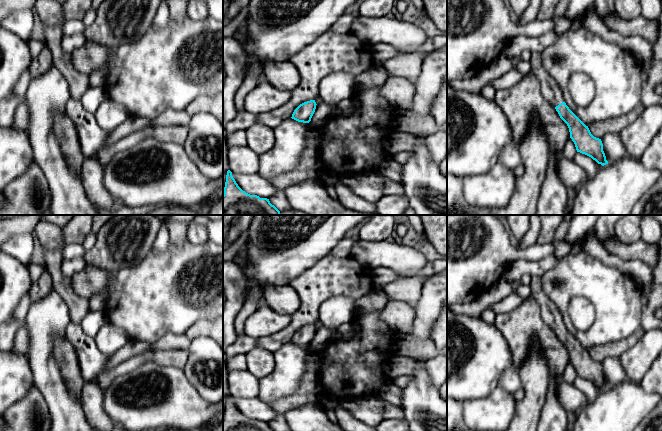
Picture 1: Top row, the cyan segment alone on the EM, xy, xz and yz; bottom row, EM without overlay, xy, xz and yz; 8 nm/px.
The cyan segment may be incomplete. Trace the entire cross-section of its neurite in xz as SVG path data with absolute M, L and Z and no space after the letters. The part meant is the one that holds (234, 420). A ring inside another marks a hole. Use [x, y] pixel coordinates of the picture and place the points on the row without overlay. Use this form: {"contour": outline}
{"contour": "M227 395L226 406L223 418L223 431L275 431L267 422L260 422L257 419L250 419L243 415Z"}

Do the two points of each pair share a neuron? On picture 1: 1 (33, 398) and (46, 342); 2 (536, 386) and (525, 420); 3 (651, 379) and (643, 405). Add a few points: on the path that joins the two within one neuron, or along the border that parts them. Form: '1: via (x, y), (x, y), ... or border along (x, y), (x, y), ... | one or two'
1: border along (34, 385), (41, 393), (48, 407) | two
2: via (535, 394), (528, 412) | one
3: border along (639, 383), (647, 391), (651, 392) | two

